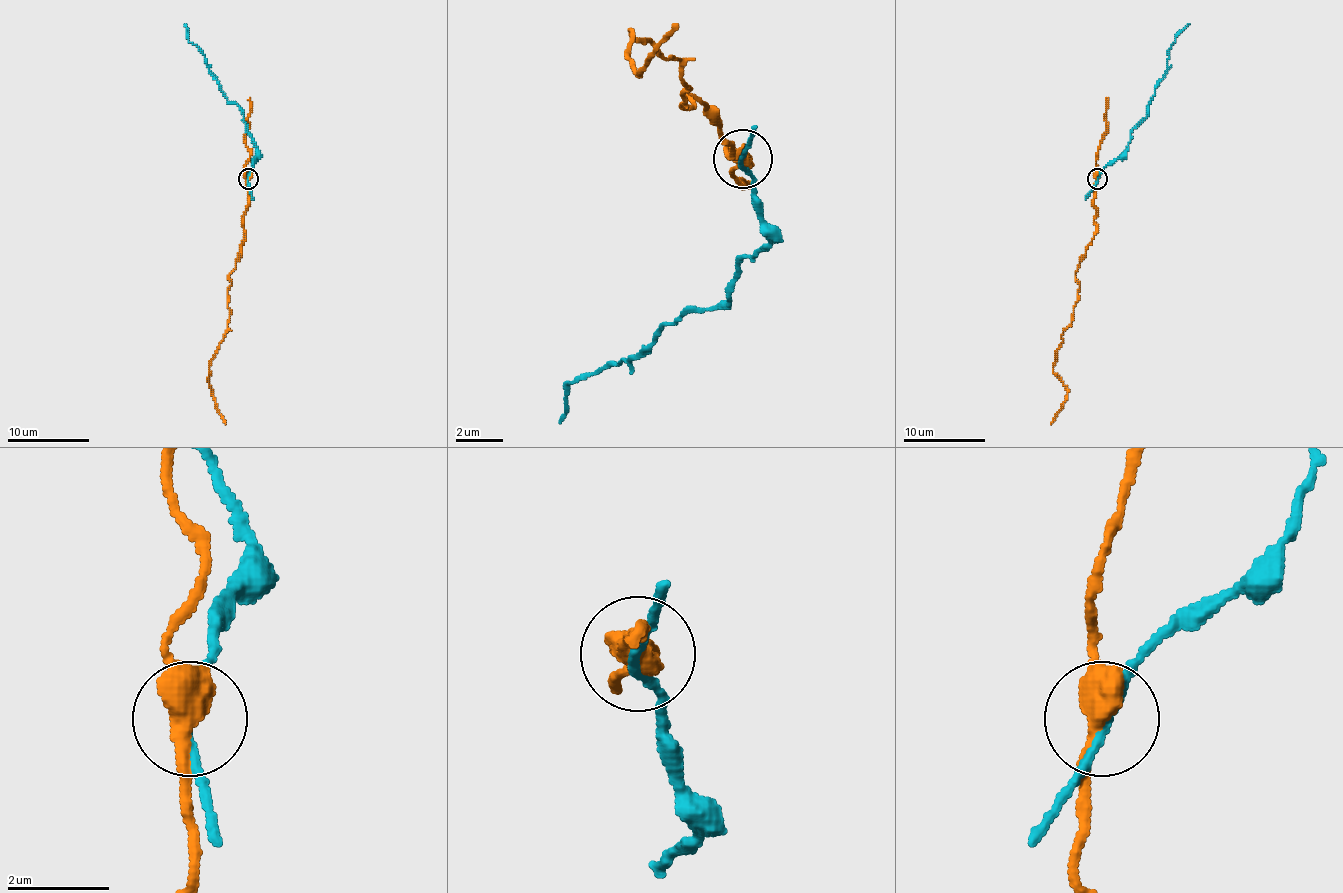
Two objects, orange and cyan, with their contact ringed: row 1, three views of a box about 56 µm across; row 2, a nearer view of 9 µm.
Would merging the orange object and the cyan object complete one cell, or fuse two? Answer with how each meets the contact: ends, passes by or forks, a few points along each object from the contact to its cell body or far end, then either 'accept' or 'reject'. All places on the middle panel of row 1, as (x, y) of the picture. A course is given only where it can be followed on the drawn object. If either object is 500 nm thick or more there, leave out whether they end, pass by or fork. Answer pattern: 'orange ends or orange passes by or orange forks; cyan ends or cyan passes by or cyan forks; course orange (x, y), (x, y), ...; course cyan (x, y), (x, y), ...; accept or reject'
orange passes by; cyan passes by; course orange (741, 160), (717, 119), (688, 96), (688, 107), (670, 54), (629, 31), (629, 60), (641, 72), (676, 25); course cyan (741, 160), (752, 178), (764, 243), (747, 254), (729, 301), (664, 325), (617, 366), (582, 372), (558, 425); accept

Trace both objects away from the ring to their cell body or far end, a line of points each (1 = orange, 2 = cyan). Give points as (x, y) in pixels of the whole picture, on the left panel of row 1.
1: (247, 179), (247, 208), (239, 259), (229, 275), (229, 320), (209, 367), (213, 400), (225, 424)
2: (247, 179), (256, 151), (243, 112), (227, 100), (209, 69), (205, 55), (192, 44), (184, 24)

